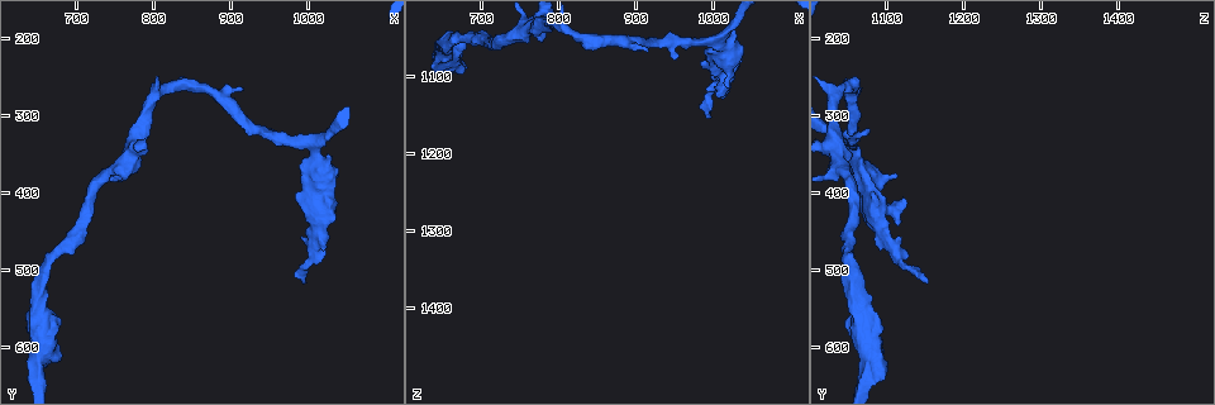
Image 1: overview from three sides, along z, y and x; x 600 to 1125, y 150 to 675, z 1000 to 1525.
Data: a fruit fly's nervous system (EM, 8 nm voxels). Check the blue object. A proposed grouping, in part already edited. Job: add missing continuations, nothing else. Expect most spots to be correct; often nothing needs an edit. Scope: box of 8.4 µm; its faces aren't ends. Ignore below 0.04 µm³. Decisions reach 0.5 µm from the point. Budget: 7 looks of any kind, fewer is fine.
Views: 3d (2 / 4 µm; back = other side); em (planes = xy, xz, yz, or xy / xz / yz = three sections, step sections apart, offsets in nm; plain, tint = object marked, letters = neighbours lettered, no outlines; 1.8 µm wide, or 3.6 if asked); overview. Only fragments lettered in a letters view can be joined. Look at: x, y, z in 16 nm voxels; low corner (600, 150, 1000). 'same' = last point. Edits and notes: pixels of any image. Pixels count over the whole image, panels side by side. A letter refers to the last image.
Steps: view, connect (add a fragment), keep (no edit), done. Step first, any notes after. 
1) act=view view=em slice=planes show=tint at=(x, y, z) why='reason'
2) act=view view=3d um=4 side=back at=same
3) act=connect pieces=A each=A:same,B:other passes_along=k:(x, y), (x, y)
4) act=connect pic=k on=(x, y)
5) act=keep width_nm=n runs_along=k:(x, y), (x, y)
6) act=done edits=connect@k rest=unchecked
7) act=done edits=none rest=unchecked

act=view view=3d um=4 at=(650, 610, 1080)

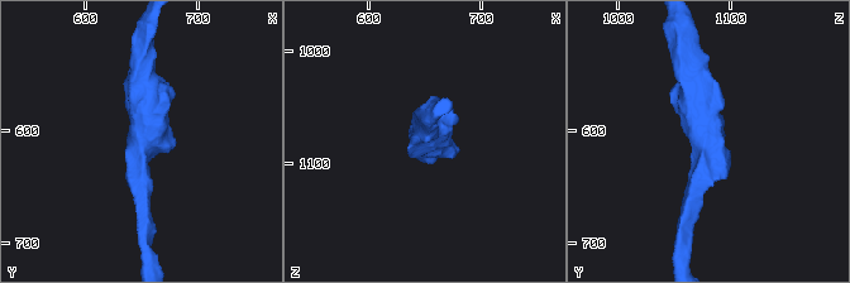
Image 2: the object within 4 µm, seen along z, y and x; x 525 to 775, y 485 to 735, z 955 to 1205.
act=view view=em um=3.6 slice=planes show=letters at=(650, 612, 1078) arm_widths_nm=240,440 why='now the EM'

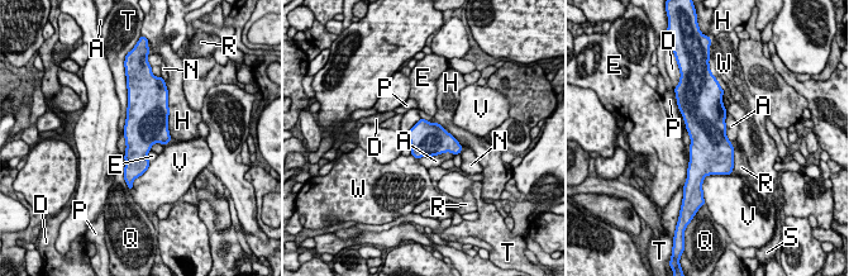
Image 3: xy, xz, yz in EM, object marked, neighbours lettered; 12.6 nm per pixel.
act=keep each=A:other,D:other,E:other,H:other,N:other,P:other,Q:other,R:other,S:other,T:other,V:other,W:other border=3:(680, 113), (690, 138), (690, 147) found='none of them fits'

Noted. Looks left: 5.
act=view view=em slice=planes show=tint at=(990, 510, 1155) why='free end'

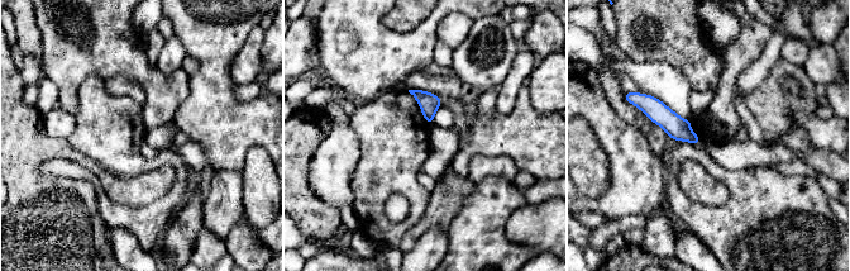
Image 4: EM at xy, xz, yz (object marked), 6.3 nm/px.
act=view view=em slice=planes show=letters at=same

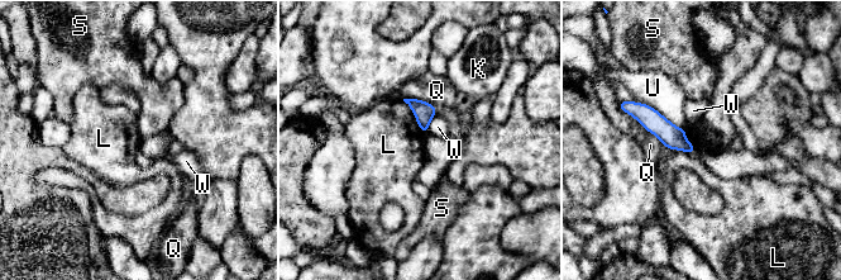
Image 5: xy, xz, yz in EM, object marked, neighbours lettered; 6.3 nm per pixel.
act=keep width_nm=90 longest_contact=U:380nm each=K:other,L:other,Q:other,S:other,U:other,W:other found='none of them fits'

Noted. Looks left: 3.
act=view view=3d um=4 at=(1015, 380, 1110) why='an open end'

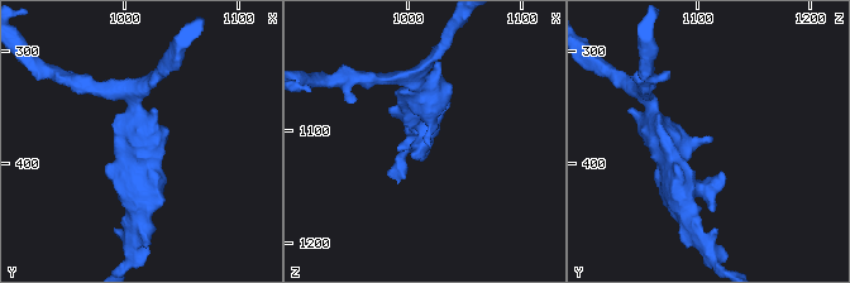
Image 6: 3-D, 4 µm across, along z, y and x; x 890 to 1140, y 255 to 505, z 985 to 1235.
act=view view=em slice=xz step=4 show=letters at=(1014, 376, 1112) why='shape alone is not enough'

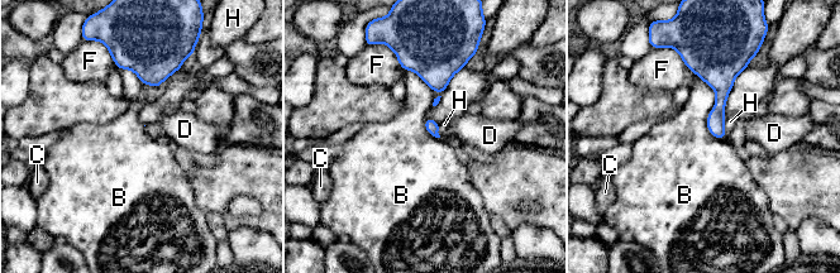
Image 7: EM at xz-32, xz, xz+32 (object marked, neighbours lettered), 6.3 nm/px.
act=keep each=B:other,C:other,D:other,F:other,H:other found='none of them fits'

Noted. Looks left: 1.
act=done edits=none rest=unchecked

